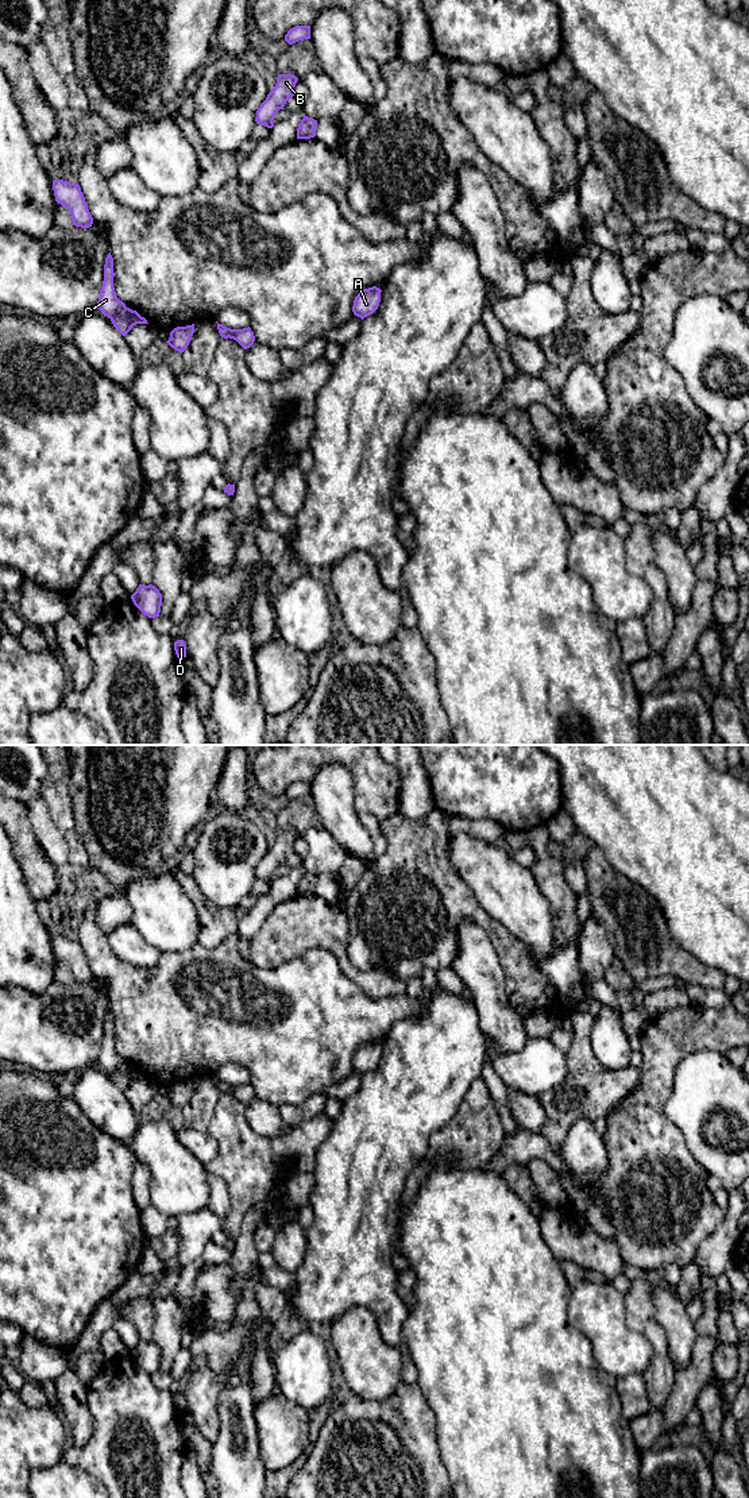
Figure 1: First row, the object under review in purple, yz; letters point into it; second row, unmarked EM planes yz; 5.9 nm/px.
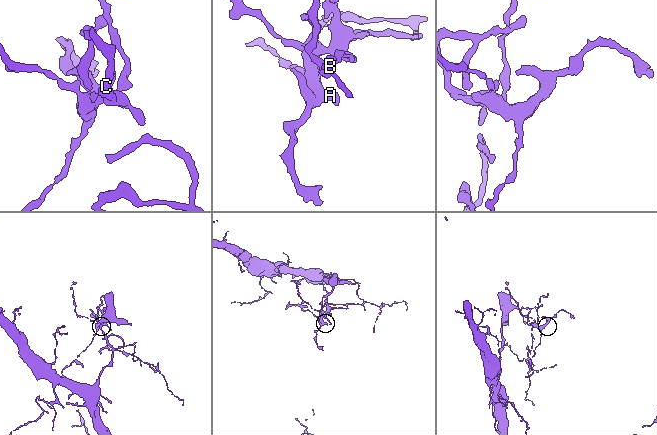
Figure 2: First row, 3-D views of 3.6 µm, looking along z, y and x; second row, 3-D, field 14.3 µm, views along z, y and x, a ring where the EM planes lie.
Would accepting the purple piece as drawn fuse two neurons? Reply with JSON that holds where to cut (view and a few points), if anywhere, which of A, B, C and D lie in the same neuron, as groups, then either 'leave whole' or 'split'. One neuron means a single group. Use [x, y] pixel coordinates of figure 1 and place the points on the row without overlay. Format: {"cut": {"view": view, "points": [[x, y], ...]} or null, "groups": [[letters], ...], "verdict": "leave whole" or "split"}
{"cut": {"view": "yz", "points": [[111, 1073], [126, 1065], [127, 1072], [135, 1080]]}, "groups": [["A", "B"], ["C", "D"]], "verdict": "split"}

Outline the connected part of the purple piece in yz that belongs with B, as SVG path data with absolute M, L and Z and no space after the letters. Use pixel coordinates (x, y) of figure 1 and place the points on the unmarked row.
M278 830L274 845L256 866L255 877L267 884L274 883L274 872L282 865L286 857L294 852L294 842L298 834L294 830Z

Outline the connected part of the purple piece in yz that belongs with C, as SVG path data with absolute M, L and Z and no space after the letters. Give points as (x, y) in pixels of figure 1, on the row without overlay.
M109 1008L105 1014L104 1036L103 1036L100 1053L97 1057L97 1065L100 1065L103 1070L107 1072L108 1074L112 1074L121 1066L127 1065L131 1078L134 1078L135 1081L148 1080L147 1076L142 1073L136 1066L127 1063L126 1059L117 1054L115 1043L113 1043L113 1032L115 1032L113 1014Z

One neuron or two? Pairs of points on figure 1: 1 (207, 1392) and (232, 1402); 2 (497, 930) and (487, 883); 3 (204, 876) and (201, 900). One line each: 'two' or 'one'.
1: two
2: two
3: two

